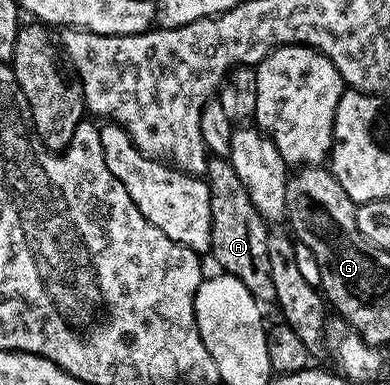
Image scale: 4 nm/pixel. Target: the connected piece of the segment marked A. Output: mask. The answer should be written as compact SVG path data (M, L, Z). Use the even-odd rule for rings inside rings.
M211 156L206 164L205 180L210 187L212 203L212 243L210 253L221 272L232 273L248 287L259 303L276 302L276 286L272 284L272 266L268 260L268 222L252 207L252 199L240 183L240 175L225 157Z

